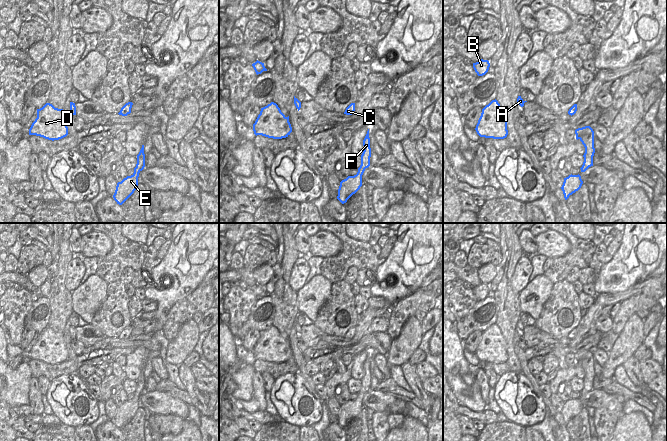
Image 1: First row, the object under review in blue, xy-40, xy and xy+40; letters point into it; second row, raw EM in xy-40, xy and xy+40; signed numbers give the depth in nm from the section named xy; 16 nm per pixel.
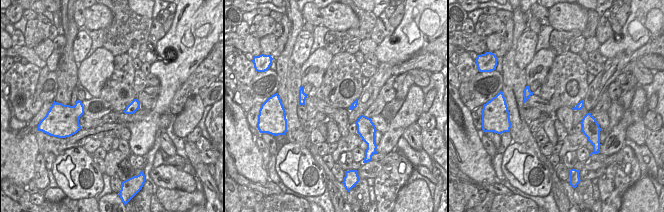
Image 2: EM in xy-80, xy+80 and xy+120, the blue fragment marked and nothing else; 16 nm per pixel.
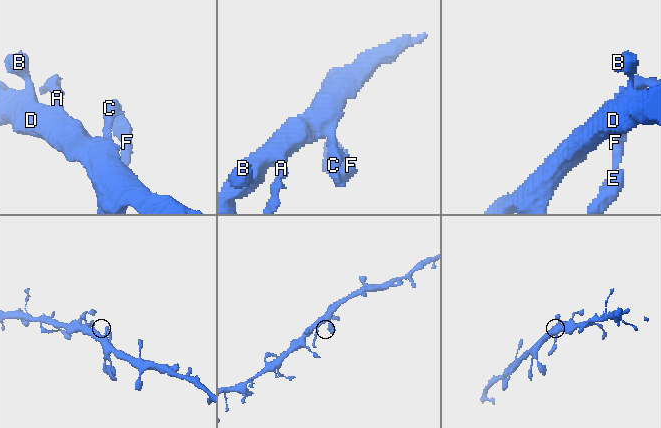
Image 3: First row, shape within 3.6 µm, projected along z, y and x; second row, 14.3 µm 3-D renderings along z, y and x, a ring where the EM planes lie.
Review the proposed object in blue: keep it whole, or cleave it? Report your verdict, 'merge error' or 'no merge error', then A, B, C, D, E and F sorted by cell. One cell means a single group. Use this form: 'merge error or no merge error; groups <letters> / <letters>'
no merge error; groups A B C D E F

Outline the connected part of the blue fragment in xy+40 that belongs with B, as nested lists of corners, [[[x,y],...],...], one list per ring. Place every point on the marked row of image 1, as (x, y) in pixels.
[[[481,59],[480,61],[473,63],[473,68],[478,76],[485,75],[490,67],[490,63],[488,60]]]

